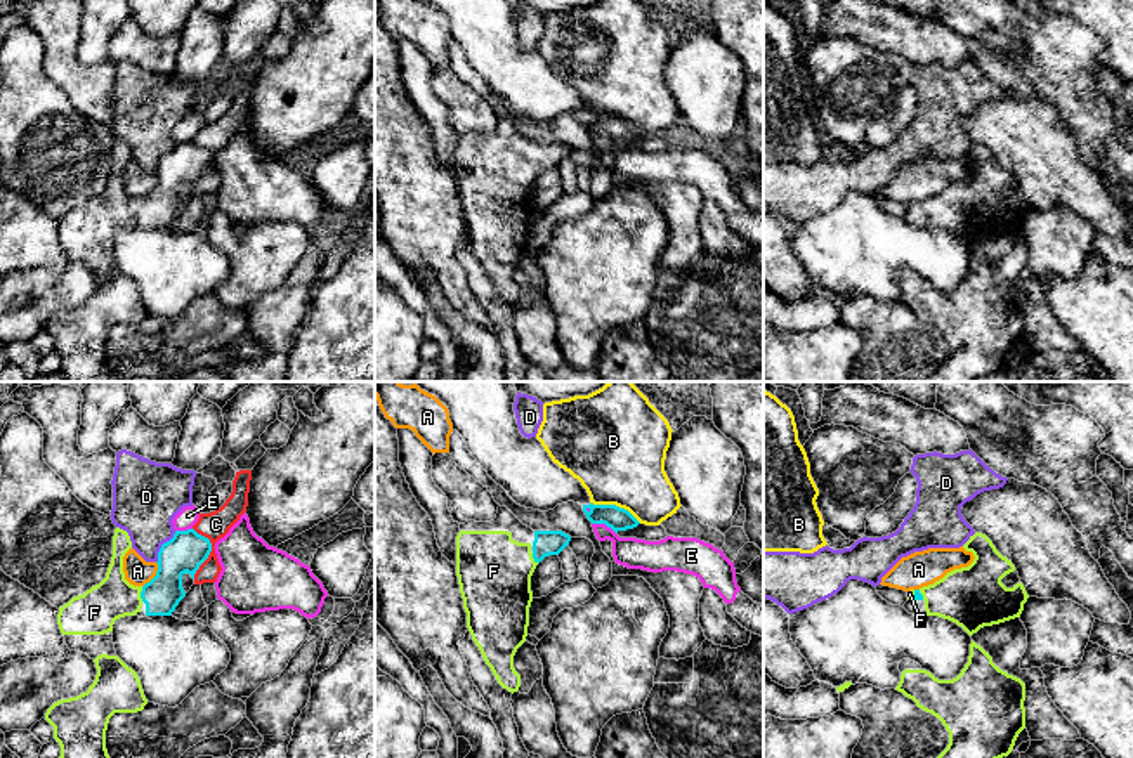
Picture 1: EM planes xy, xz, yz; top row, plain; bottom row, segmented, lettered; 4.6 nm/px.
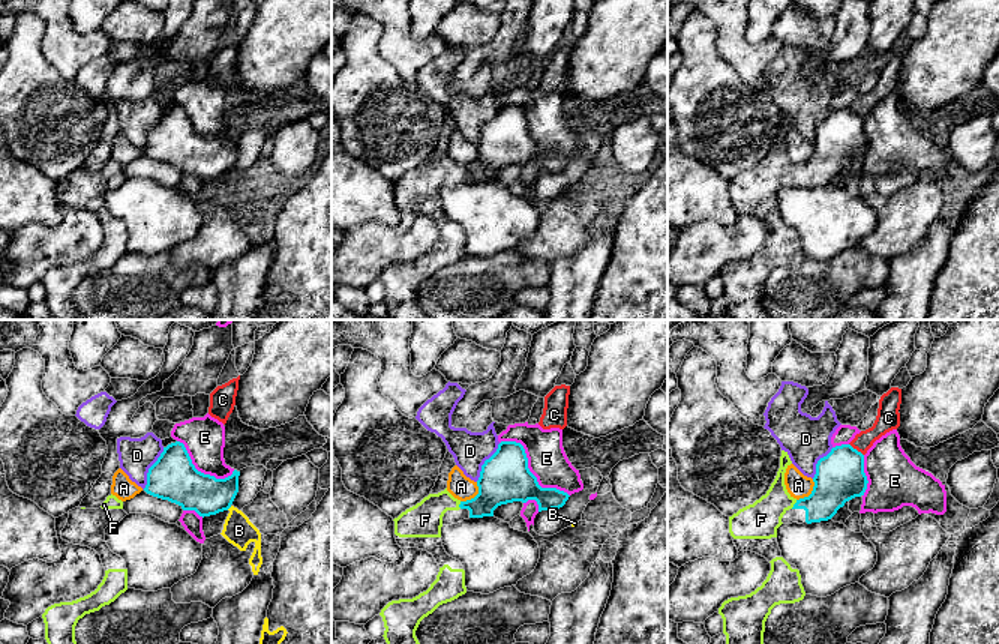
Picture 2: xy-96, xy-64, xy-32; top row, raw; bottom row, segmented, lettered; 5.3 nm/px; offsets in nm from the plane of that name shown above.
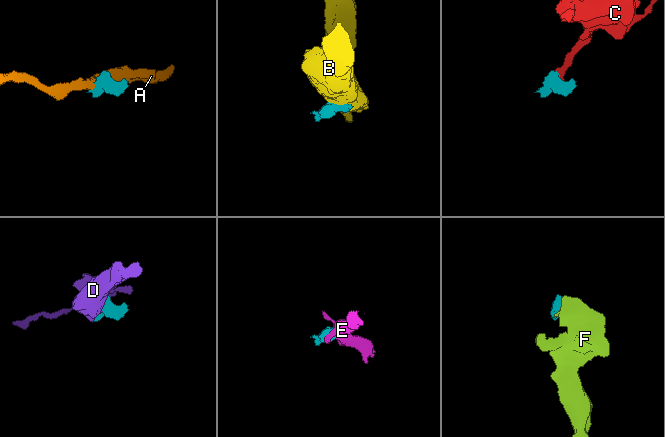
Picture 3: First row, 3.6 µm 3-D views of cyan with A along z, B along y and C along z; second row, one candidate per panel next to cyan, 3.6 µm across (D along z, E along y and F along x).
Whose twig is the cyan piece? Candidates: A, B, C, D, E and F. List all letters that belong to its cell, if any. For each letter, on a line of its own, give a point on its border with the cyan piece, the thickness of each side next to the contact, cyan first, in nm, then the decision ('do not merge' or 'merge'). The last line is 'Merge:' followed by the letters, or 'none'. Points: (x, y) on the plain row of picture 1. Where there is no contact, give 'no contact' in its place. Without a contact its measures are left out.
A: meets cyan in xy at (157, 186); 180 nm thick on the cyan side, 120 nm on the other; do not merge
B: meets cyan in xz at (615, 117); 110 nm thick on the cyan side, 440 nm on the other; do not merge
C: meets cyan in xy at (210, 162); 180 nm thick on the cyan side, 130 nm on the other; do not merge
D: meets cyan in xy at (162, 158); 180 nm thick on the cyan side, 320 nm on the other; do not merge
E: meets cyan in xz at (604, 134); 110 nm thick on the cyan side, 140 nm on the other; do not merge
F: meets cyan in xy at (141, 205); 170 nm thick on the cyan side, 200 nm on the other; merge
Merge: F

